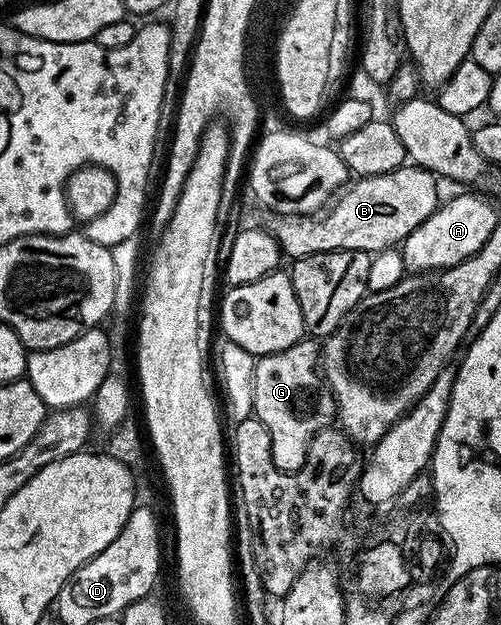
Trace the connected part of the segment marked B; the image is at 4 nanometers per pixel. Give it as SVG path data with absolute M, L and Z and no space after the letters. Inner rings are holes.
M404 164L401 169L388 174L352 181L318 216L285 214L276 217L274 219L276 222L270 223L269 229L274 234L275 239L278 240L280 251L286 257L288 254L288 259L291 260L304 258L322 250L378 252L395 248L405 241L421 223L429 220L429 216L433 216L435 210L439 209L441 197L439 198L438 184L440 185L436 175L430 174L428 170L423 170L414 164Z

